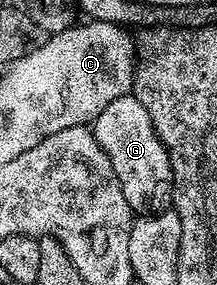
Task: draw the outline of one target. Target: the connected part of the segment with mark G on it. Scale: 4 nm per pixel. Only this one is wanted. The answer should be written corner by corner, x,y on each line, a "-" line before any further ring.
132,93
111,100
111,104
99,112
91,129
95,140
99,140
99,148
103,148
111,160
119,188
123,188
123,196
127,196
127,204
131,204
134,215
162,214
172,207
173,169
169,153
151,124
151,116
147,116
147,108
143,108

